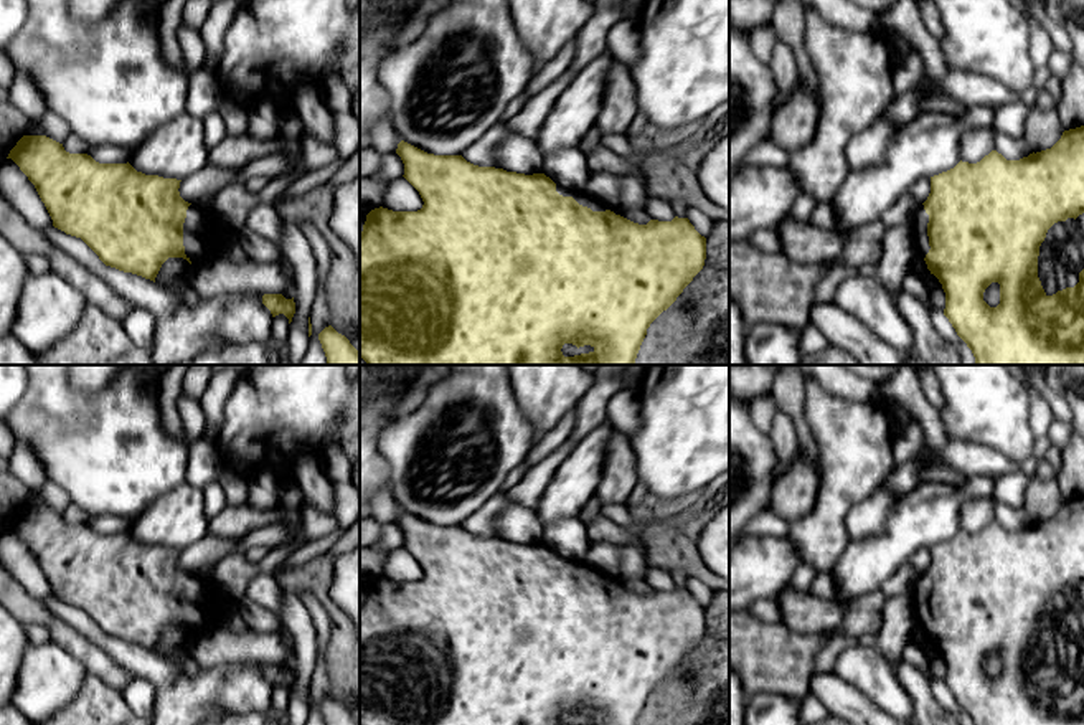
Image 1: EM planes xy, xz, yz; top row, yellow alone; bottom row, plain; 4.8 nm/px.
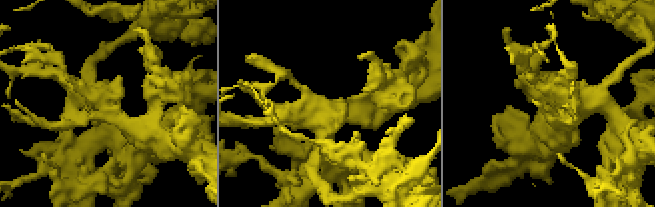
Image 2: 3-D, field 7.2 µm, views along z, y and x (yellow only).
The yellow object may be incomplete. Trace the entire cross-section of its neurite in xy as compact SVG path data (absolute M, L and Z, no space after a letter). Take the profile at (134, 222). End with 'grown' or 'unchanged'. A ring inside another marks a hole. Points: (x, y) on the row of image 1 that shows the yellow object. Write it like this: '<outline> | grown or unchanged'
M23 135L10 150L8 157L35 185L45 203L53 226L66 235L81 238L99 259L111 268L150 279L155 277L168 258L183 258L190 264L213 259L214 246L208 241L203 228L218 223L214 213L198 208L180 197L180 182L158 175L145 175L127 163L99 163L87 154L69 154L63 144L46 135Z | grown

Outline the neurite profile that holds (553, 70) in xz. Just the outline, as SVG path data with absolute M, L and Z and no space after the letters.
M574 38L568 41L561 51L548 61L541 69L538 69L526 86L528 97L536 96L546 86L559 79L573 64L574 59Z

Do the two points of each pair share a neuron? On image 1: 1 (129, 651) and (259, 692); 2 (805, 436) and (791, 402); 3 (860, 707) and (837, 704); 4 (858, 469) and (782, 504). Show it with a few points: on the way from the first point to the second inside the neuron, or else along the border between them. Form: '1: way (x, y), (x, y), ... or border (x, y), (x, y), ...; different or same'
1: way (162, 679), (177, 691), (226, 691); same
2: way (801, 428), (794, 410); same
3: way (855, 707), (842, 704); same
4: border (819, 481), (815, 504), (796, 522); different

